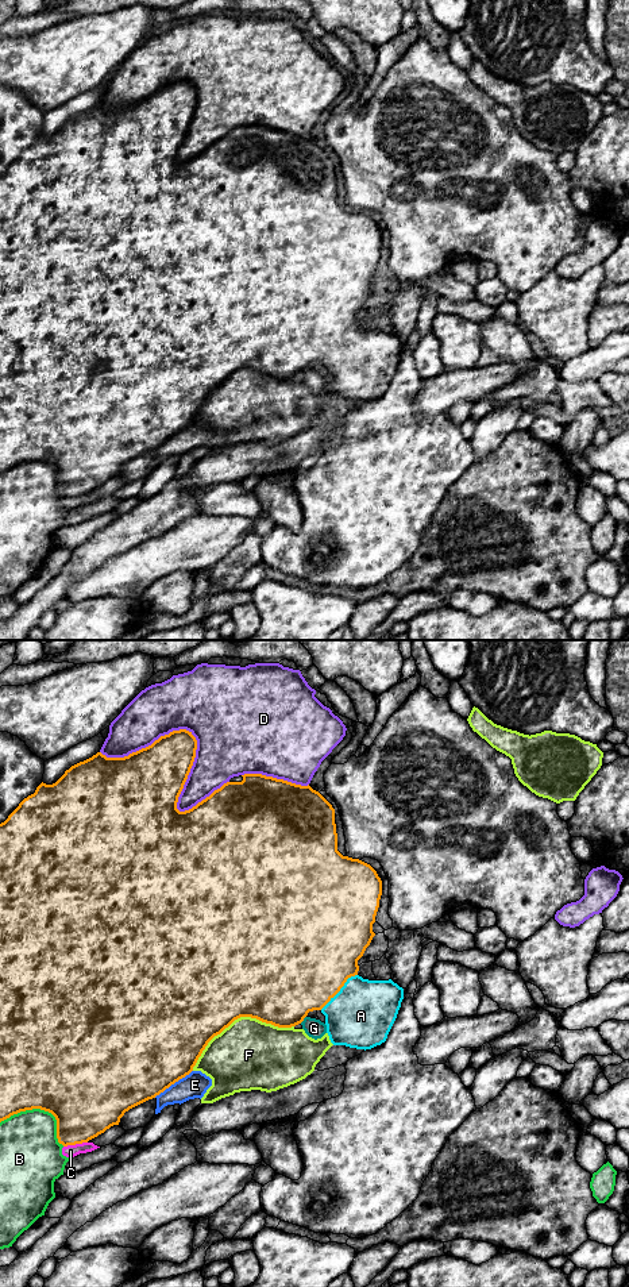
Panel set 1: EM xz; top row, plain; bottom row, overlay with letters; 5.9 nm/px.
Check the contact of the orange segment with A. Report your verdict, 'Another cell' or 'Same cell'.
Same cell

